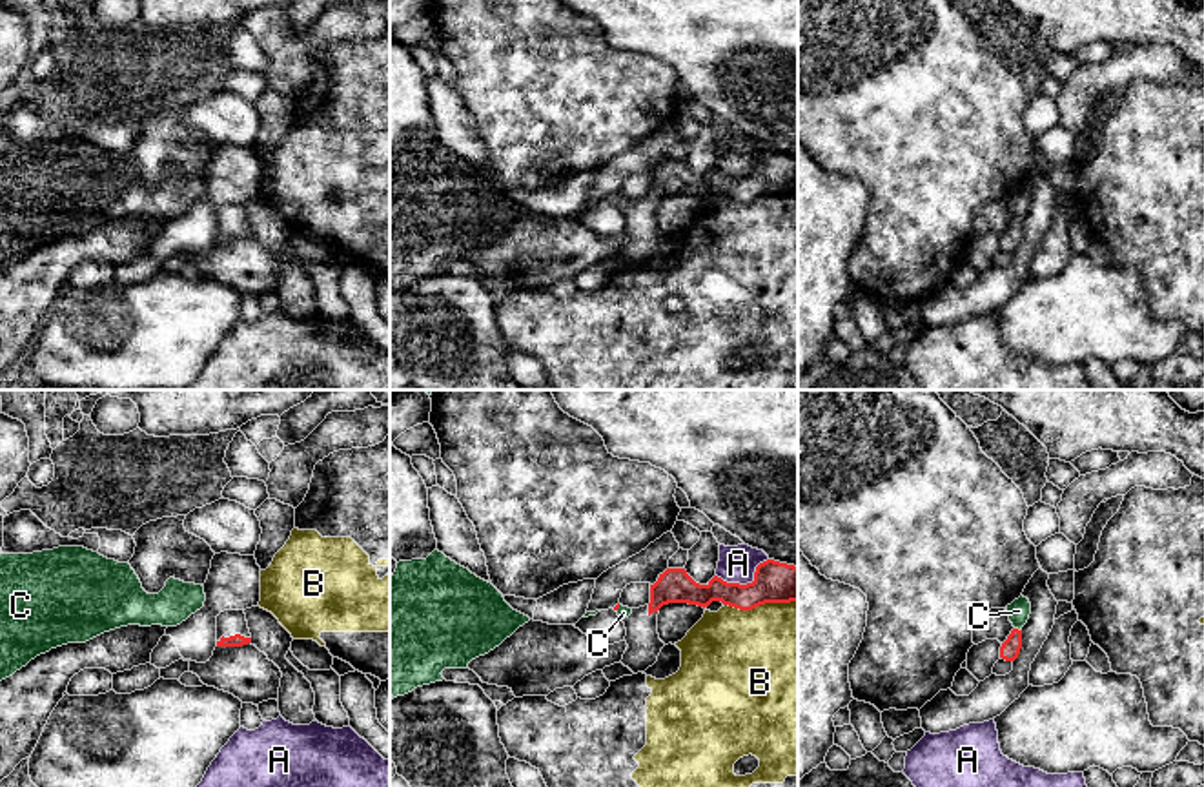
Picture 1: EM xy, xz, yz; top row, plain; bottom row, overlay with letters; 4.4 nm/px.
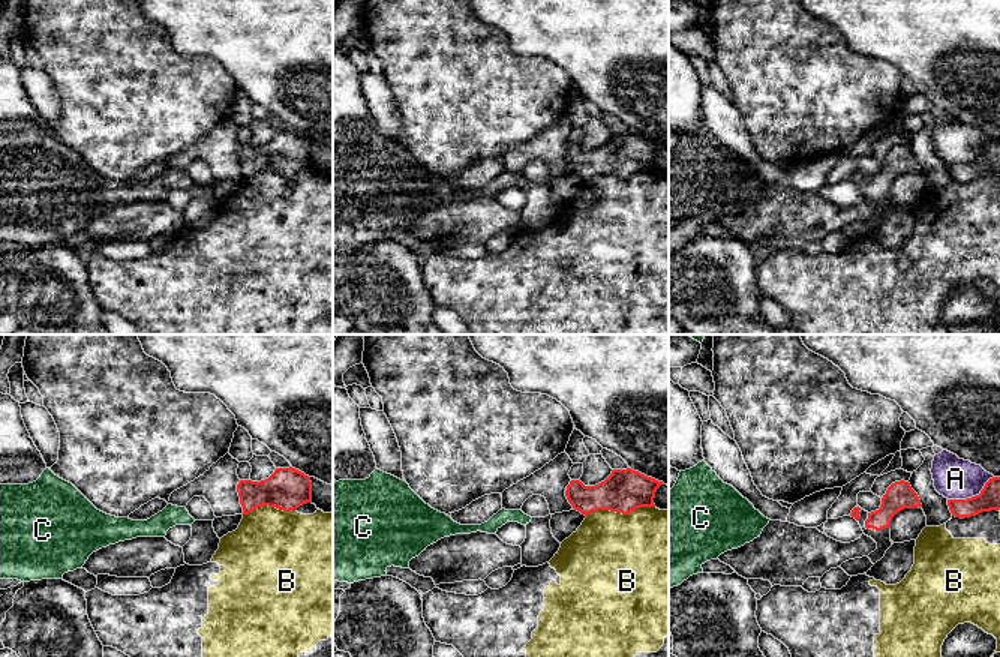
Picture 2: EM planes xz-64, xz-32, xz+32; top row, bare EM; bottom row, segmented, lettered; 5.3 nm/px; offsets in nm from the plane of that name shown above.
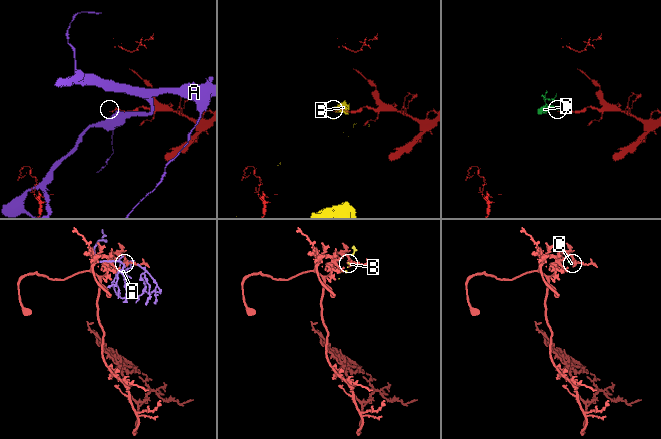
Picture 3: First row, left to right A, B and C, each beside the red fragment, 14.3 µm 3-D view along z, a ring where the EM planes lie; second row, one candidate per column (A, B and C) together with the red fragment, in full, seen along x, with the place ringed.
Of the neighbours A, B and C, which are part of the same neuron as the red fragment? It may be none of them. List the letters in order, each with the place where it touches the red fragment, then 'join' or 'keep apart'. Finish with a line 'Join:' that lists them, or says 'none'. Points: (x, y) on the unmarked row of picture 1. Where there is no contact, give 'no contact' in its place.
A: contact xz (747, 175); keep apart
B: contact xz (760, 195); keep apart
C: contact yz (1017, 221); join
Join: C

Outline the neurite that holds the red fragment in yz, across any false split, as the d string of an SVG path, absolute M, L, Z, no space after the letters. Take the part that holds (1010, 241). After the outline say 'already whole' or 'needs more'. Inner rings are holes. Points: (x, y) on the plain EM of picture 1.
M1020 188L1011 197L1007 197L1007 208L1013 215L1013 222L1000 239L1000 250L1005 253L1015 253L1022 240L1022 219L1027 215L1031 206L1031 195L1027 189Z | needs more

